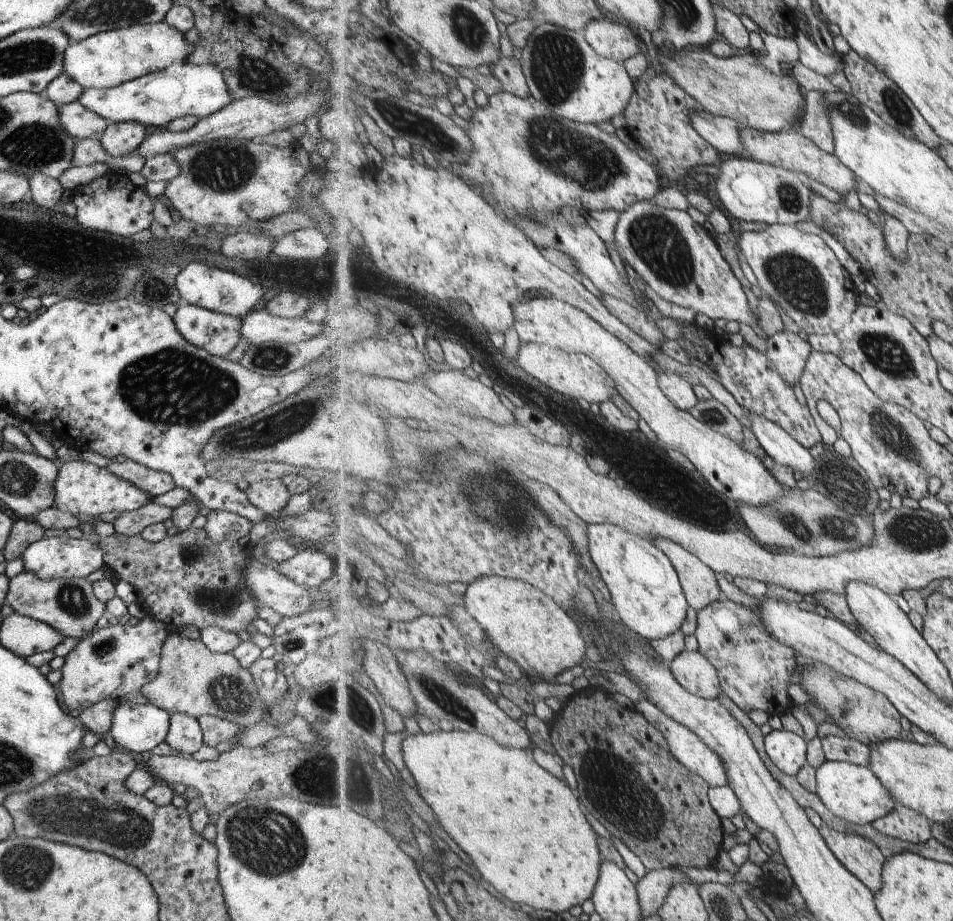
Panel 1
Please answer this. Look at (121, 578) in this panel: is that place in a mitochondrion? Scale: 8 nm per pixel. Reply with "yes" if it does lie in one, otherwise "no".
no

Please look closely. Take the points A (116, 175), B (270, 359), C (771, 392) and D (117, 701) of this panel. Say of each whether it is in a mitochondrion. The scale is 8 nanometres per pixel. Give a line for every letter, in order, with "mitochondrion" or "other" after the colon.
A: other
B: mitochondrion
C: mitochondrion
D: other

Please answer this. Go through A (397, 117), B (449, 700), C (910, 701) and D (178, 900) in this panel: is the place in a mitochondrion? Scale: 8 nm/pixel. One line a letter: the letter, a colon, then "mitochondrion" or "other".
A: mitochondrion
B: mitochondrion
C: other
D: other

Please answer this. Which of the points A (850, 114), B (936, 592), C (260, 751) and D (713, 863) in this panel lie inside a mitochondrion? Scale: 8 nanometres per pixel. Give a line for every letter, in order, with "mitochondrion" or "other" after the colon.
A: mitochondrion
B: other
C: other
D: other

